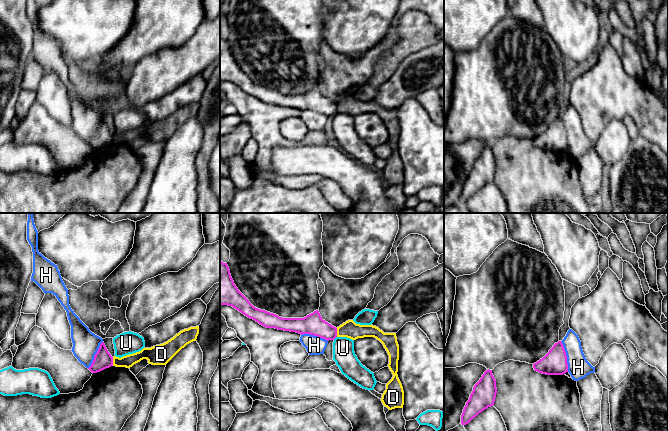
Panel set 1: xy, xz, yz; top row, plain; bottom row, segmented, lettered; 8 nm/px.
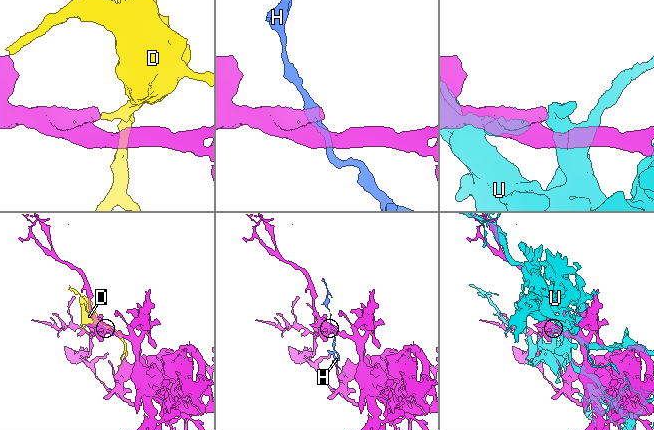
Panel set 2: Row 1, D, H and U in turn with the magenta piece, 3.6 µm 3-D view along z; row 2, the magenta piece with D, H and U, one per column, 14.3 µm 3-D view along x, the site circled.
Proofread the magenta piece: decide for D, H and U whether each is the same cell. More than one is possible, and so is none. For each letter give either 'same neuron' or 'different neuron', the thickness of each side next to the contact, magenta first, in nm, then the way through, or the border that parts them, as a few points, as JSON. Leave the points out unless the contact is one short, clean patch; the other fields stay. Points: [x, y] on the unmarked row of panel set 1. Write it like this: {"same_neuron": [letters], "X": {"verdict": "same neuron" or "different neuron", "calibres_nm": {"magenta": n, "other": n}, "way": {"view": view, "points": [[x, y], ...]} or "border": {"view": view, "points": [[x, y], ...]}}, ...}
{"same_neuron": [], "D": {"verdict": "different neuron", "calibres_nm": {"magenta": 140, "other": 100}}, "H": {"verdict": "different neuron", "calibres_nm": {"magenta": 190, "other": 180}, "border": {"view": "yz", "points": [[560, 117], [565, 128], [568, 147]]}}, "U": {"verdict": "different neuron", "calibres_nm": {"magenta": 170, "other": 180}}}

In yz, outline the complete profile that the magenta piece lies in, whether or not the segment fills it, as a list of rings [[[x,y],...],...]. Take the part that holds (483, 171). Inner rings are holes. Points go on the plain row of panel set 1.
[[[488,145],[473,163],[473,167],[461,191],[461,200],[468,200],[479,189],[493,182],[496,169],[496,156],[492,150],[492,146]]]

